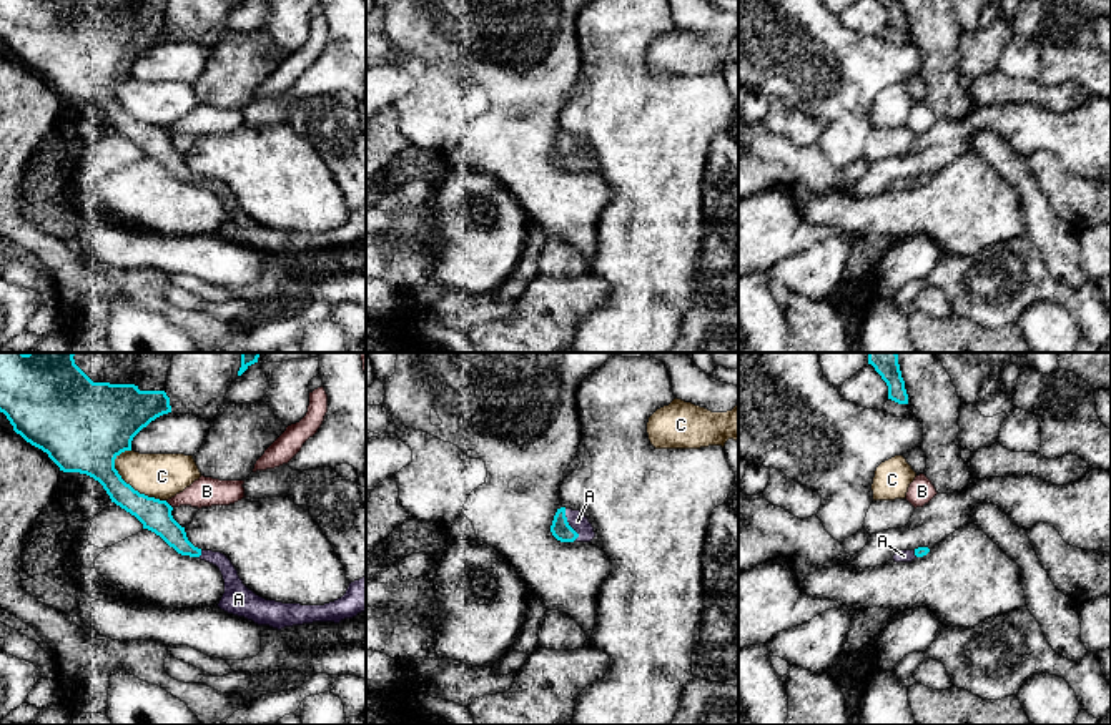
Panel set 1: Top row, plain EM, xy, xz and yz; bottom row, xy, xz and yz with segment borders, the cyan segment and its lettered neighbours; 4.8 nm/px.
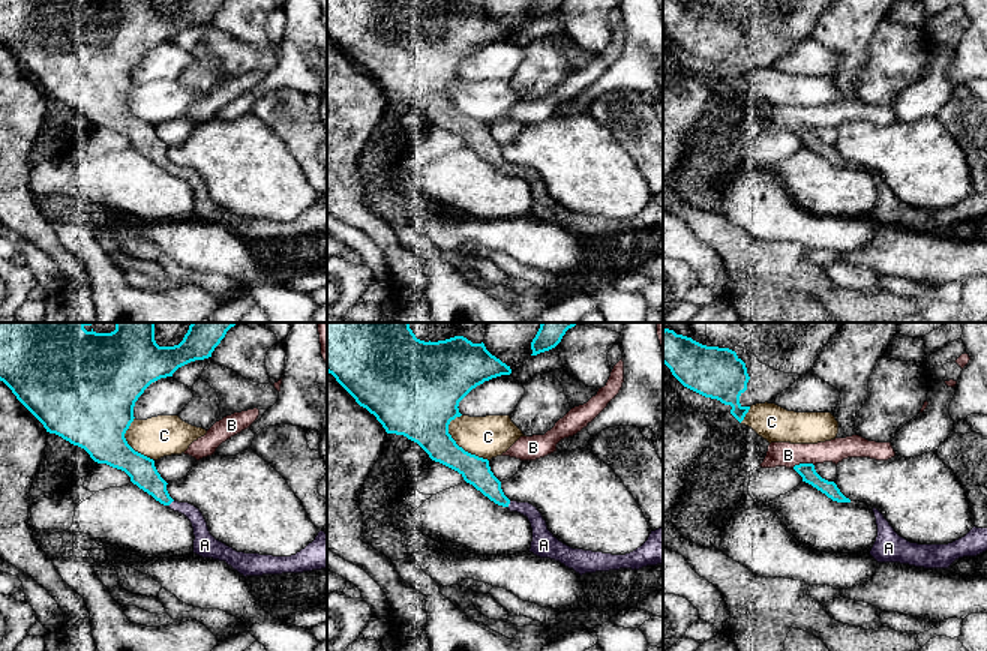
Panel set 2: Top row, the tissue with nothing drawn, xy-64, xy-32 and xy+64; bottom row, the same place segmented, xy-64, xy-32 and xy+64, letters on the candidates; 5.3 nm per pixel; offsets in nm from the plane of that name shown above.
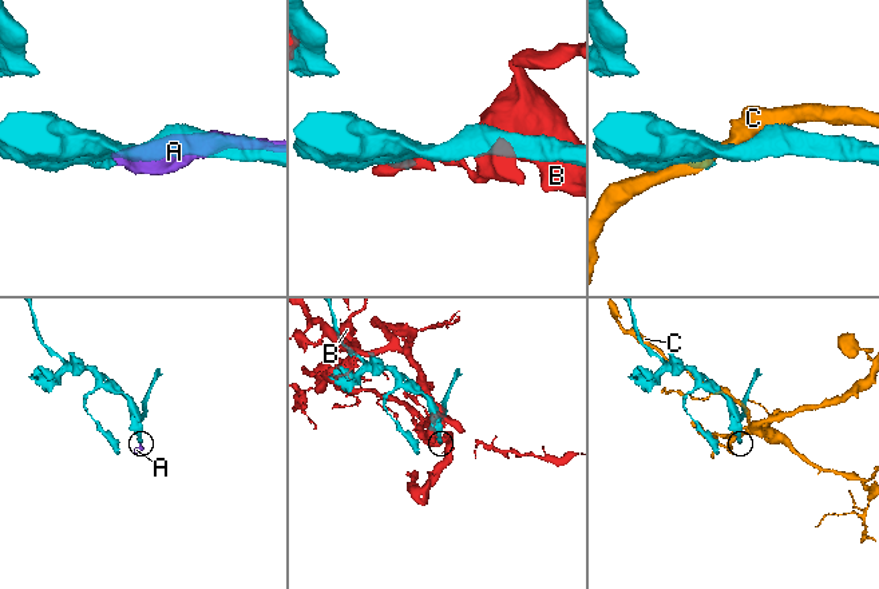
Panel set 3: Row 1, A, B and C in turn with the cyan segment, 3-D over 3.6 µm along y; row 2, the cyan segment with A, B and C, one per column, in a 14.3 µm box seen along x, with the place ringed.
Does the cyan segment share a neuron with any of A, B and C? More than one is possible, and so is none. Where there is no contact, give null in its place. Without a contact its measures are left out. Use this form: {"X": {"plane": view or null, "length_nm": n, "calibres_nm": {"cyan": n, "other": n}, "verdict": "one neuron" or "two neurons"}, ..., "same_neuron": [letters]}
{"A": {"plane": "xz", "length_nm": 160, "calibres_nm": {"cyan": 90, "other": 90}, "verdict": "one neuron"}, "B": {"plane": "xy", "length_nm": 50, "calibres_nm": {"cyan": 150, "other": 140}, "verdict": "two neurons"}, "C": {"plane": "xy", "length_nm": 340, "calibres_nm": {"cyan": 220, "other": 220}, "verdict": "two neurons"}, "same_neuron": ["A"]}

